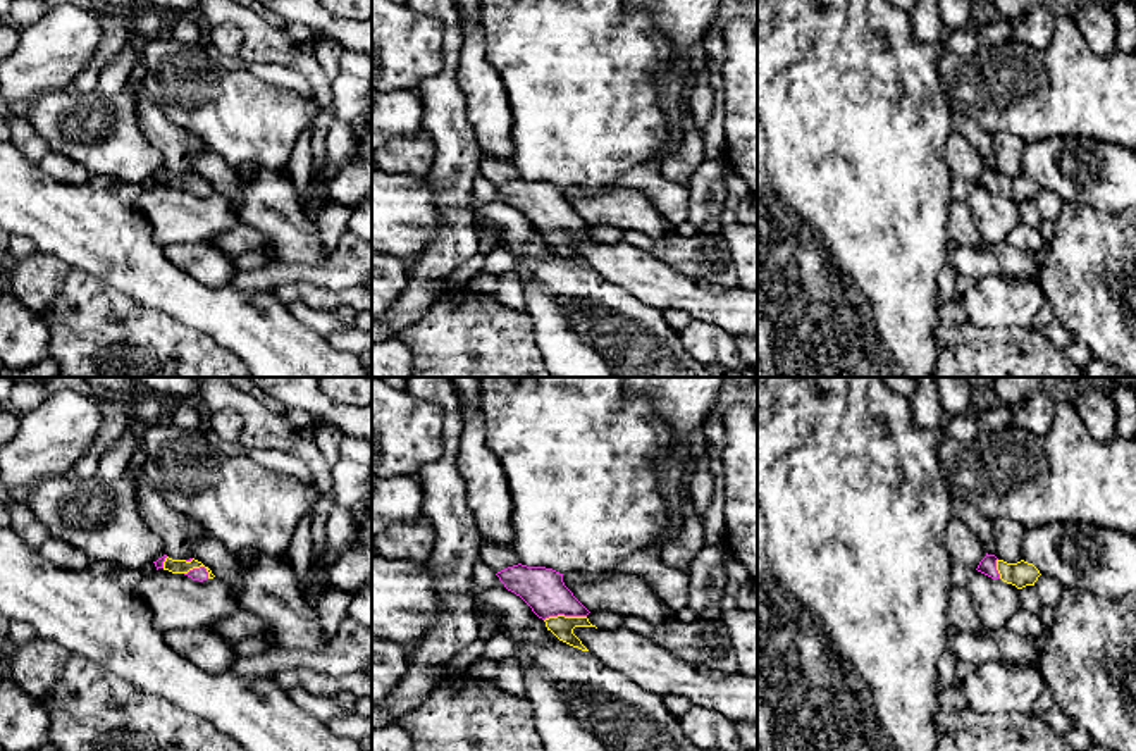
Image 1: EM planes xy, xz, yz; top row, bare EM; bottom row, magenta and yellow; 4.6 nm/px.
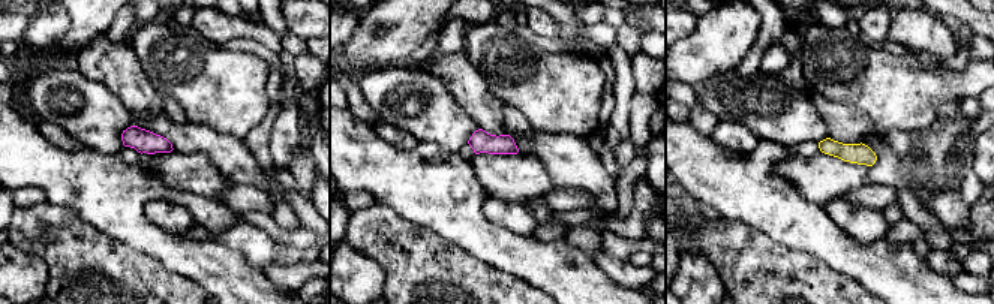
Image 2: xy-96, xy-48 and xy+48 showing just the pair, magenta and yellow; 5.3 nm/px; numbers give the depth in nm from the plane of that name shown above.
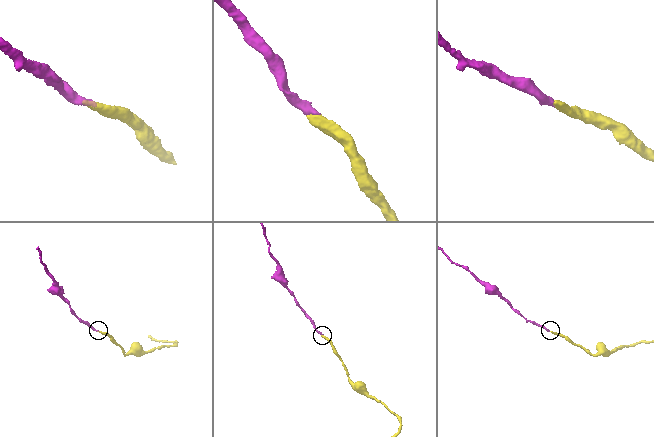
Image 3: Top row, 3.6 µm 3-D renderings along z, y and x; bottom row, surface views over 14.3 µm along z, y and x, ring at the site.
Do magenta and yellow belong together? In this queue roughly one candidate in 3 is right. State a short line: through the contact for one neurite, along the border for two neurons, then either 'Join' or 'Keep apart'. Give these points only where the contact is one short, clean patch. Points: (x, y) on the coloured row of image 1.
Line: xz (543, 589), (565, 615), (561, 627). Join

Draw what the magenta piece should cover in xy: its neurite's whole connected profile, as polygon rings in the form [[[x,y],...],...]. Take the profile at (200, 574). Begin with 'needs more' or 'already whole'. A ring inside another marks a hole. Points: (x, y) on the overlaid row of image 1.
needs more | [[[164,555],[162,558],[158,558],[153,563],[155,563],[157,570],[164,568],[172,574],[184,574],[184,575],[191,577],[193,580],[200,580],[200,582],[215,577],[208,567],[205,567],[201,562],[198,562],[194,558],[172,560],[167,555]]]

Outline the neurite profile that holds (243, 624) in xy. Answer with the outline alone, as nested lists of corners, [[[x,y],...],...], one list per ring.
[[[239,608],[232,617],[222,618],[215,625],[208,627],[208,630],[222,636],[231,644],[251,636],[262,636],[267,629],[269,624],[262,617],[243,608]]]

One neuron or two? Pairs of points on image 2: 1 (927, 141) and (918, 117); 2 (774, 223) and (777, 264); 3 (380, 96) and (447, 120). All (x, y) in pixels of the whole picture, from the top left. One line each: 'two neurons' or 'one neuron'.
1: two neurons
2: two neurons
3: one neuron

